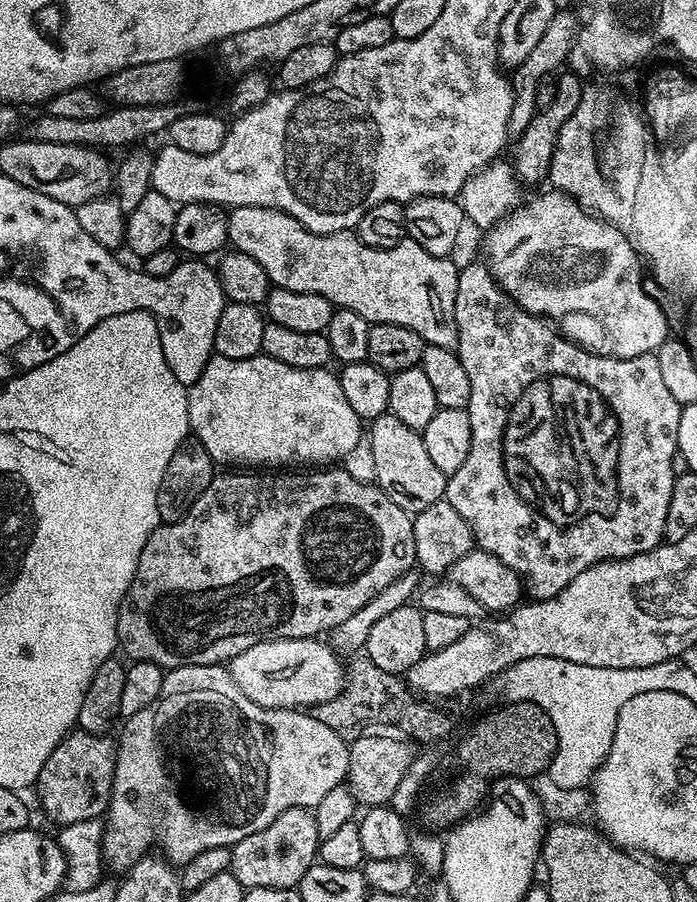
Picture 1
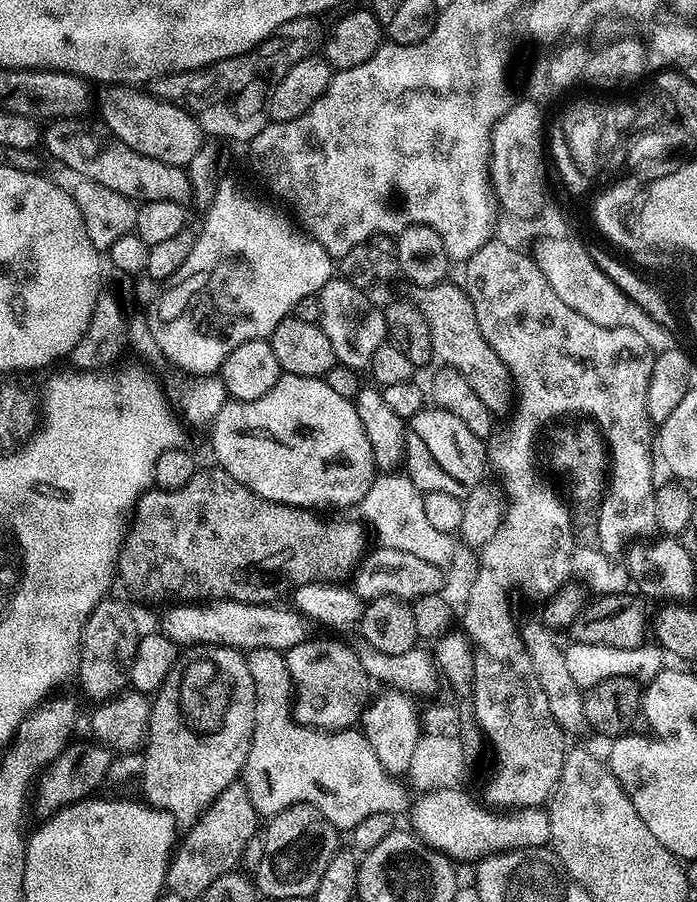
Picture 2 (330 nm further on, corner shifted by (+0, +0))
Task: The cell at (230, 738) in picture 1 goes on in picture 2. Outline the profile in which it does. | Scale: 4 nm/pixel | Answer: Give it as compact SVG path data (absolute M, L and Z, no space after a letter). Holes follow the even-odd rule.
M265 648L251 649L246 656L250 678L254 678L256 687L256 713L254 734L250 742L250 754L246 754L242 783L254 810L261 817L271 818L295 804L313 804L337 830L351 830L358 826L358 822L362 822L362 818L370 814L407 813L410 797L404 793L405 787L402 784L401 787L395 777L382 770L382 762L378 762L378 757L374 755L374 750L363 731L327 732L296 723L292 715L294 689L284 658L285 653Z

